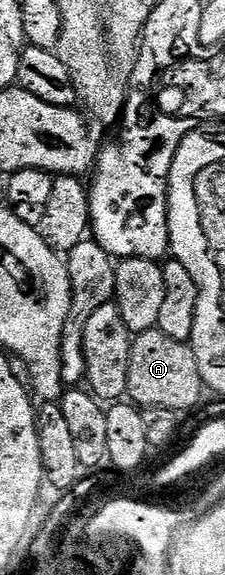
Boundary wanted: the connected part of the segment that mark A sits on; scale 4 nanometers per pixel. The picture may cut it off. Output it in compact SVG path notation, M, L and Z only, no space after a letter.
M157 329L153 331L139 331L133 336L132 365L128 377L130 386L128 395L139 408L163 407L164 409L176 409L183 413L189 412L189 407L194 407L202 399L204 392L204 371L201 371L200 361L194 355L193 346L172 341L172 337L165 335Z

